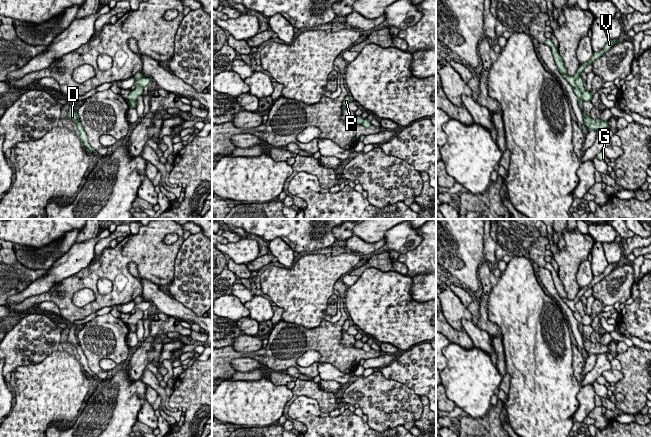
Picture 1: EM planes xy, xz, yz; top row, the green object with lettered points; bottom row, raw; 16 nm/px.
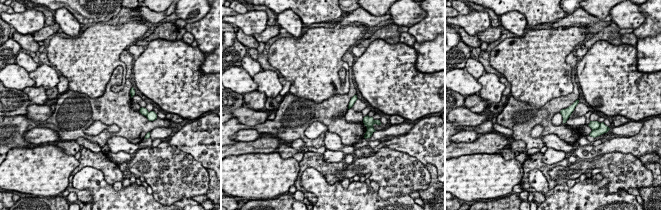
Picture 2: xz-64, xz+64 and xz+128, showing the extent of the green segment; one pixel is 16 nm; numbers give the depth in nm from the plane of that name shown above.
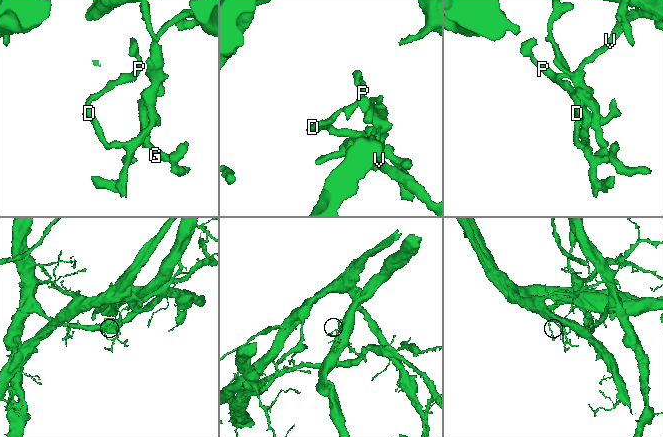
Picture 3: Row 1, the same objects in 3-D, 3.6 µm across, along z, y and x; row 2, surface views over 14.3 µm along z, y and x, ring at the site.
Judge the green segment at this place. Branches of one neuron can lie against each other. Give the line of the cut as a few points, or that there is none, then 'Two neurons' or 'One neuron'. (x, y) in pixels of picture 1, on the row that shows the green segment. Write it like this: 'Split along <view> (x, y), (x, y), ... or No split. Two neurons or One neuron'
Split along yz (577, 70), (579, 73). Two neurons

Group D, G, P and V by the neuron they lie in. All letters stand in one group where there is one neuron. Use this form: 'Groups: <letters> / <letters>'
Groups: D G P / V

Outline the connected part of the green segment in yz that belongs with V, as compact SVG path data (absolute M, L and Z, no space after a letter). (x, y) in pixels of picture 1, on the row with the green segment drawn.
M612 39L612 40L609 40L608 42L607 42L607 44L605 45L605 47L602 49L602 50L600 50L599 52L597 52L597 53L593 53L593 55L592 55L592 57L590 58L590 60L589 61L587 61L587 62L585 62L585 63L583 63L582 65L580 65L580 67L578 68L578 72L579 73L581 73L581 72L583 72L584 71L584 68L586 67L586 66L588 66L589 64L593 64L593 62L596 60L596 59L598 59L598 58L600 58L604 53L606 53L615 43L617 43L619 40L618 39Z

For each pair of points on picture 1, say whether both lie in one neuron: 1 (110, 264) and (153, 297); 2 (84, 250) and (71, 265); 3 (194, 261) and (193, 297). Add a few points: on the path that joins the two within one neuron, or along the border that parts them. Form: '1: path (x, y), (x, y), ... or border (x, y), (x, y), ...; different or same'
1: border (159, 286), (142, 279), (141, 297); different
2: path (80, 254), (73, 261); same
3: path (194, 270), (194, 288); same

